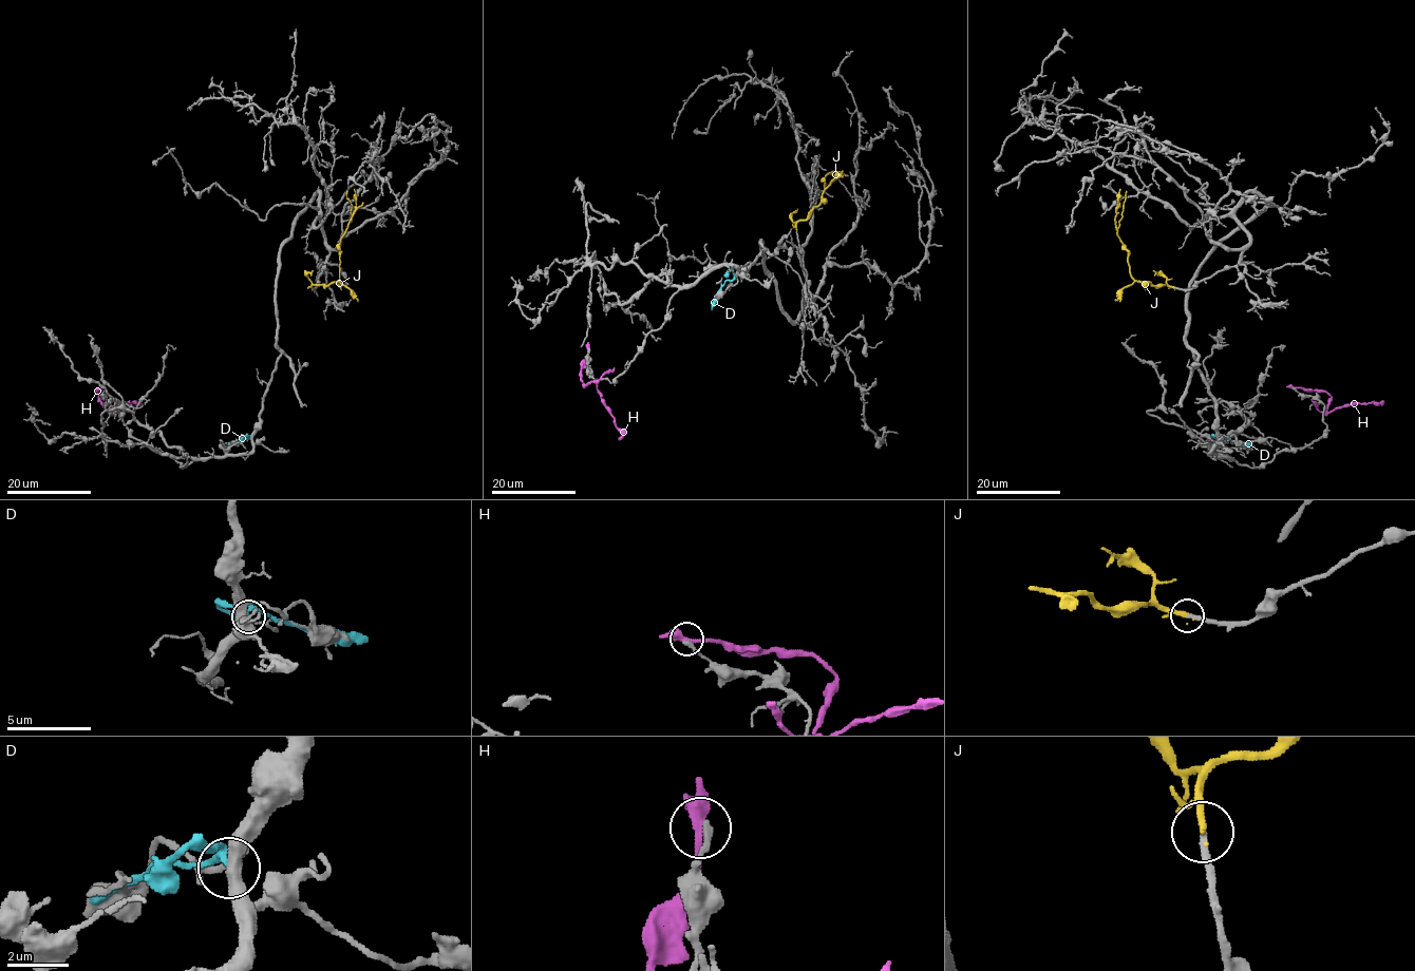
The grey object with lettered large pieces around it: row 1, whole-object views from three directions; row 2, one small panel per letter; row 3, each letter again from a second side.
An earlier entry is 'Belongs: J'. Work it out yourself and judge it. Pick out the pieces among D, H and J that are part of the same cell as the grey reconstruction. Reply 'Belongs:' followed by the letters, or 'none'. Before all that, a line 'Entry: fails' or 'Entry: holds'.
Entry: holds
Belongs: J

